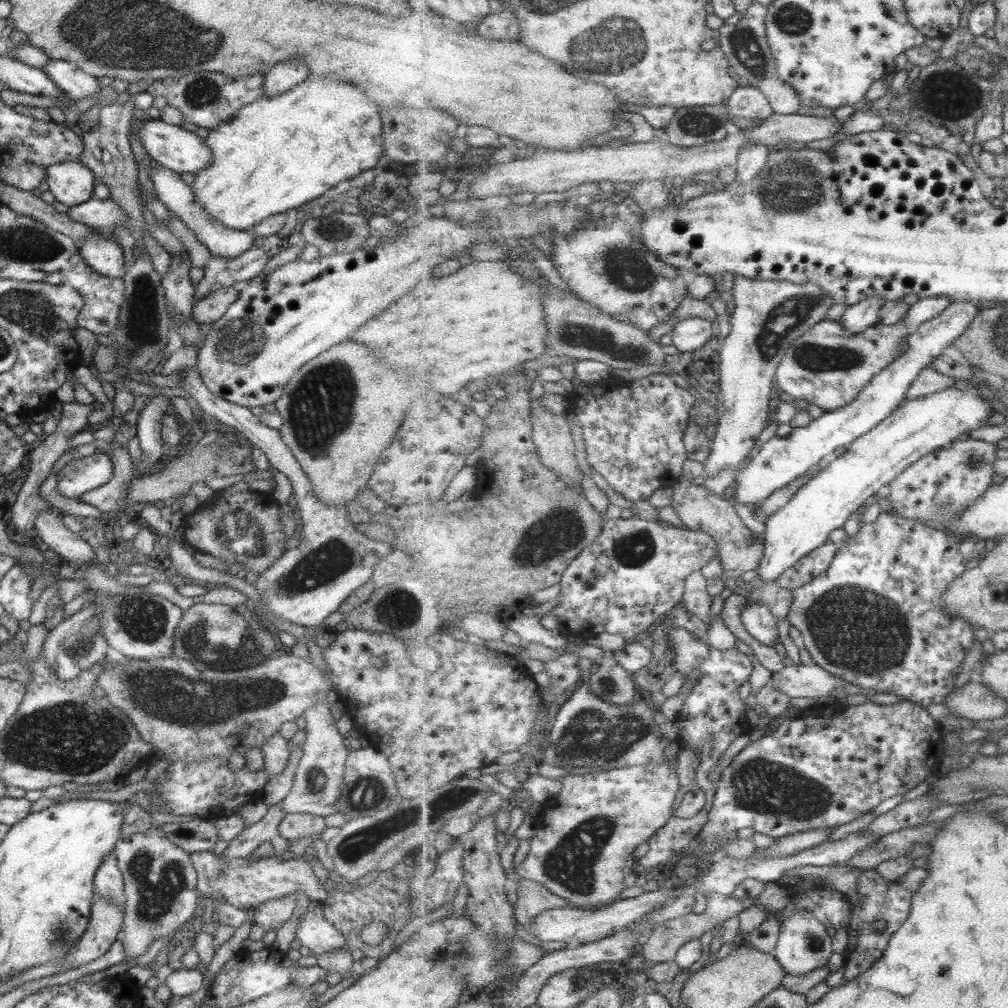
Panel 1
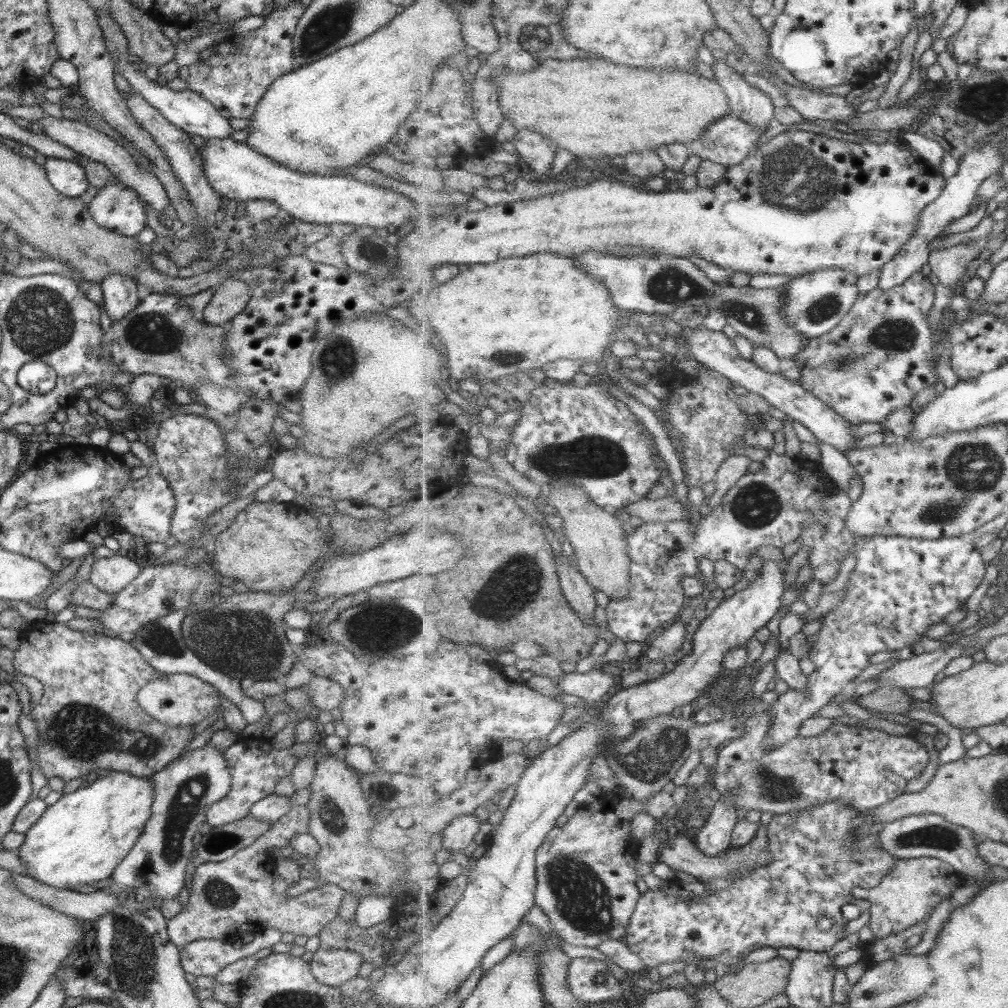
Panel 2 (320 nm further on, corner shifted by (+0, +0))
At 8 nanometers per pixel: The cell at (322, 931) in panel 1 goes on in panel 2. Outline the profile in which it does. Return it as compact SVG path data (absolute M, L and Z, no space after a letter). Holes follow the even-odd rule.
M318 948L308 965L319 984L338 988L340 984L358 976L362 961L362 956L353 951Z

